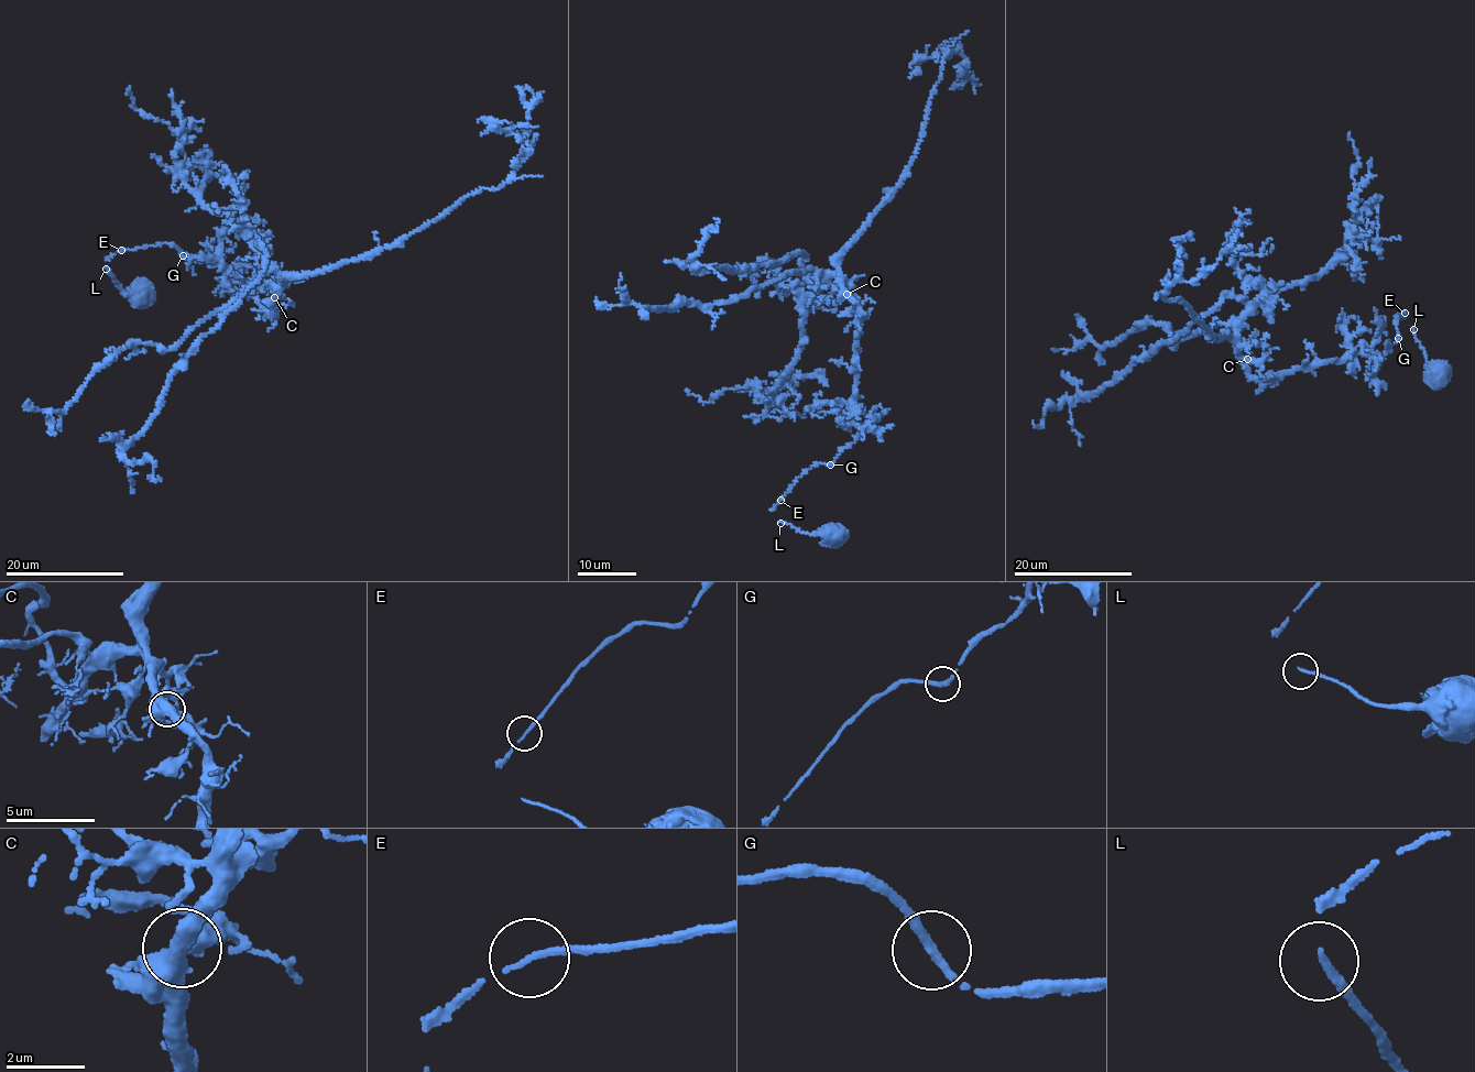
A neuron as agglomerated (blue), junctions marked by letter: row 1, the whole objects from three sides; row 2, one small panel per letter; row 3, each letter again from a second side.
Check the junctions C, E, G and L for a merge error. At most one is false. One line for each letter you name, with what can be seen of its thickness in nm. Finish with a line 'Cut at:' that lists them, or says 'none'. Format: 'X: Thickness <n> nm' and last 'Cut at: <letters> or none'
Cut at: none

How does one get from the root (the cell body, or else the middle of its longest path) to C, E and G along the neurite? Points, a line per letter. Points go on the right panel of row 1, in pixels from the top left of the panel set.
C: (1438, 374), (1428, 371), (1405, 313), (1394, 343), (1379, 356), (1256, 379), (1247, 359)
E: (1438, 374), (1428, 371), (1426, 350), (1405, 314)
G: (1438, 374), (1428, 371), (1426, 350), (1405, 313), (1397, 318), (1398, 338)

